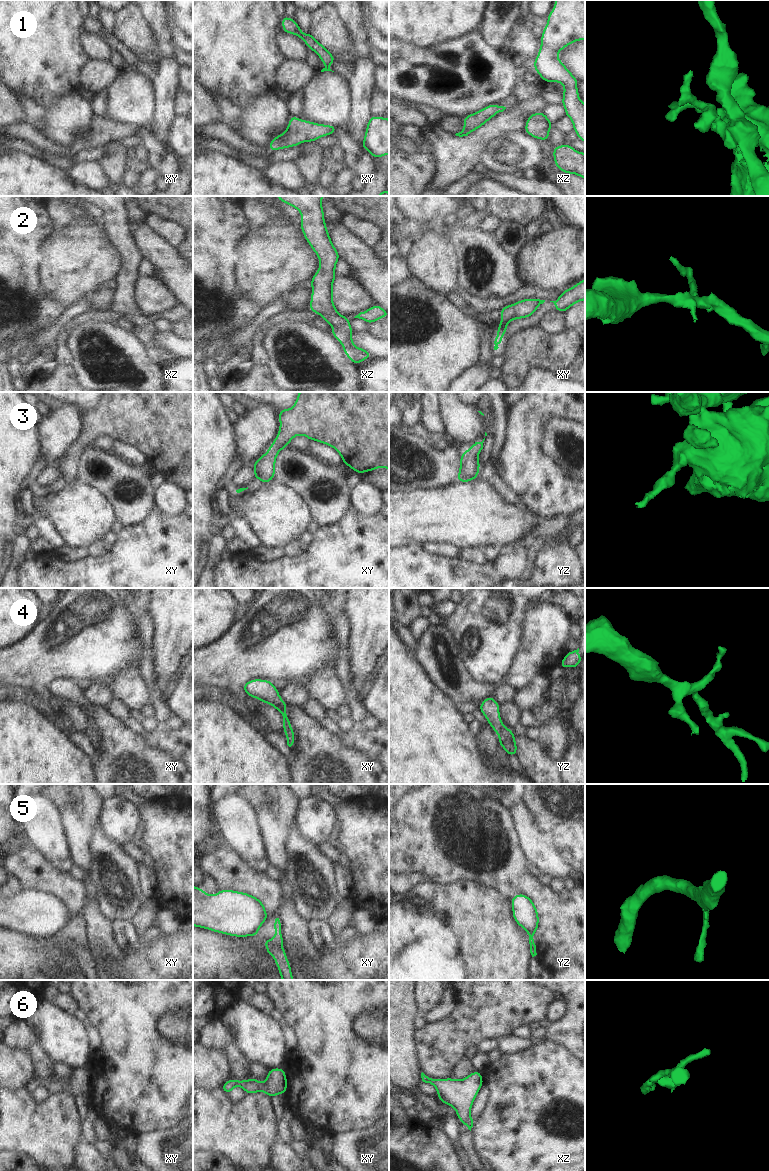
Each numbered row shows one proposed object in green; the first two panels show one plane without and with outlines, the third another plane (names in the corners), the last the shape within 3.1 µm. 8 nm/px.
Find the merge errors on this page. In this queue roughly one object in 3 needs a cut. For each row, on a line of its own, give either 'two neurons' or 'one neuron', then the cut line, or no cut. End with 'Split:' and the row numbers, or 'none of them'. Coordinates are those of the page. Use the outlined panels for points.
1: one neuron | no cut
2: two neurons | xy (541, 300), (539, 304)
3: one neuron | no cut
4: one neuron | no cut
5: two neurons | yz (528, 932), (533, 934)
6: one neuron | no cut
Split: 2, 5

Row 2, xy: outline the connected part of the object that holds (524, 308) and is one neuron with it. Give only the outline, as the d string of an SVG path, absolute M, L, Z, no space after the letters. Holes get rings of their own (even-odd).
M526 298L514 304L504 306L501 312L501 322L497 328L497 336L494 341L494 350L497 350L499 344L503 344L502 337L507 332L507 325L515 319L527 318L533 315L540 306L540 299Z

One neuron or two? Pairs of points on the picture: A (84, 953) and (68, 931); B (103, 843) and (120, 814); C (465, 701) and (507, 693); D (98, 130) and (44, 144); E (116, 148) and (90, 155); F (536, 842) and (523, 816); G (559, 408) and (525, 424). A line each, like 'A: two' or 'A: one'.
A: one
B: two
C: two
D: two
E: two
F: one
G: one

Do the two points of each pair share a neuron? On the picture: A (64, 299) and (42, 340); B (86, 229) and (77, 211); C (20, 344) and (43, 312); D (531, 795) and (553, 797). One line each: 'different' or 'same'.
A: different
B: different
C: same
D: same

